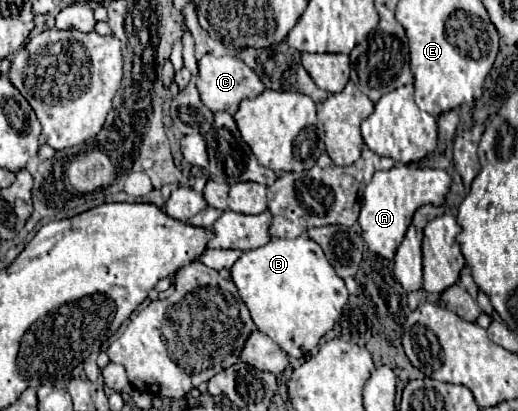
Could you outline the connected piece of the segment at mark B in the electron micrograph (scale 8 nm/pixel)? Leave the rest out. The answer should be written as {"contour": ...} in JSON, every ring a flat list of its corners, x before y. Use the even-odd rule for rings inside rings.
{"contour":[[300,235,296,239,270,239,264,247,244,251,242,257,232,265,230,277,238,289,238,295,246,303,254,325,262,333,272,337,280,345,280,349,284,349,288,357,294,359,304,357,318,345,324,333,328,333,334,327,336,319,342,313,342,307,348,301,348,289,344,281,334,273,320,245,312,241,308,235]]}

